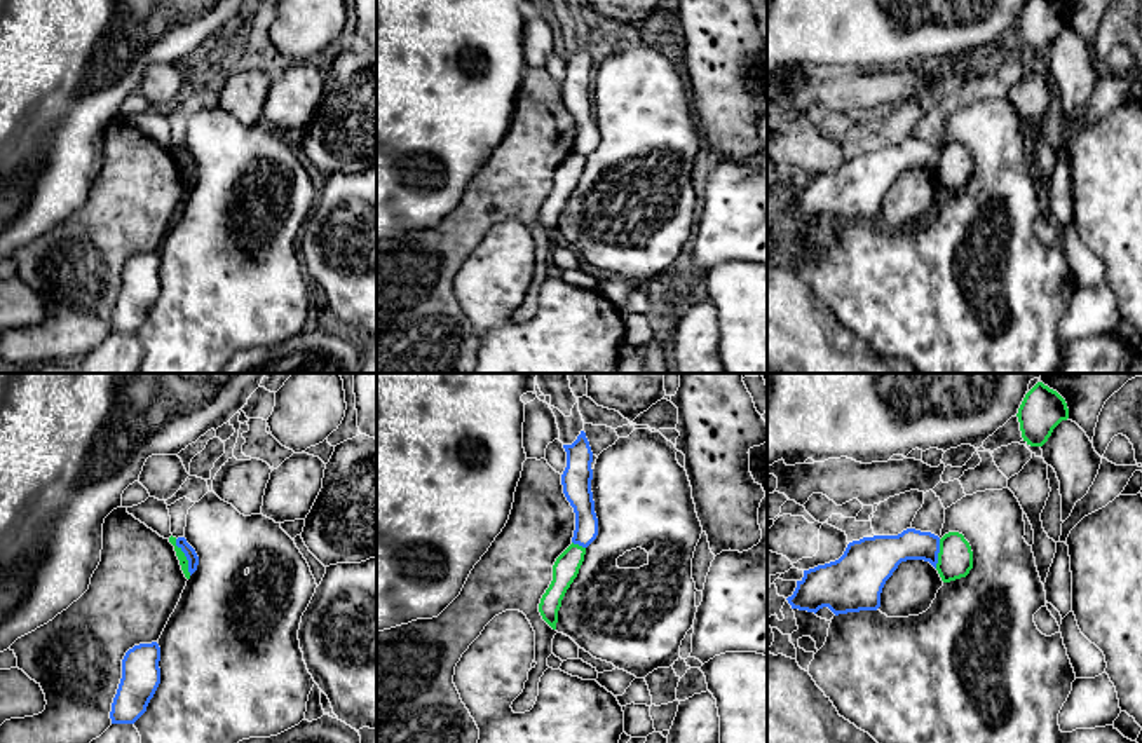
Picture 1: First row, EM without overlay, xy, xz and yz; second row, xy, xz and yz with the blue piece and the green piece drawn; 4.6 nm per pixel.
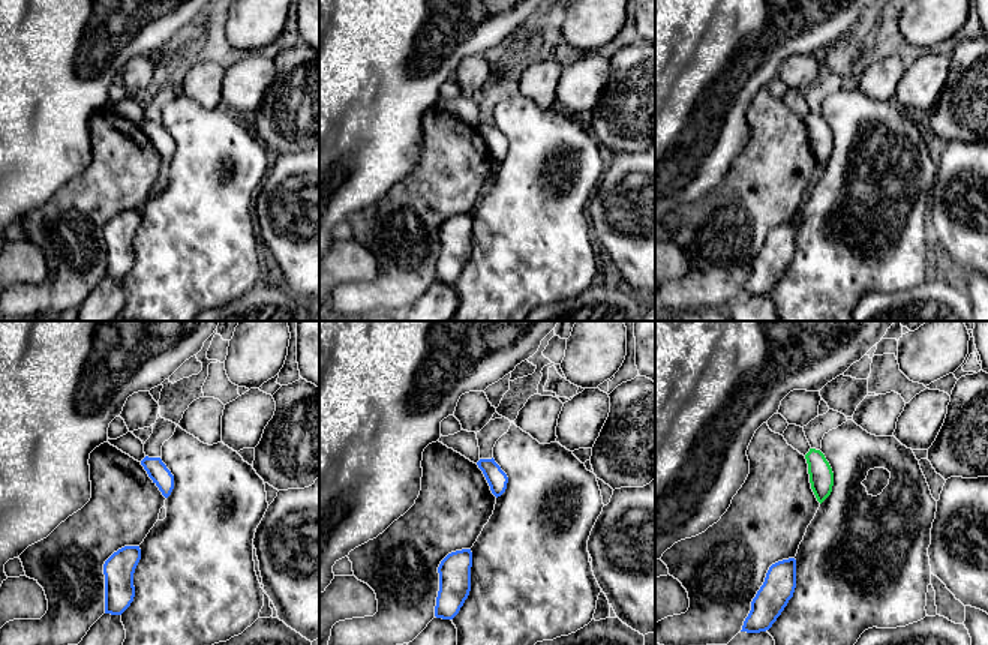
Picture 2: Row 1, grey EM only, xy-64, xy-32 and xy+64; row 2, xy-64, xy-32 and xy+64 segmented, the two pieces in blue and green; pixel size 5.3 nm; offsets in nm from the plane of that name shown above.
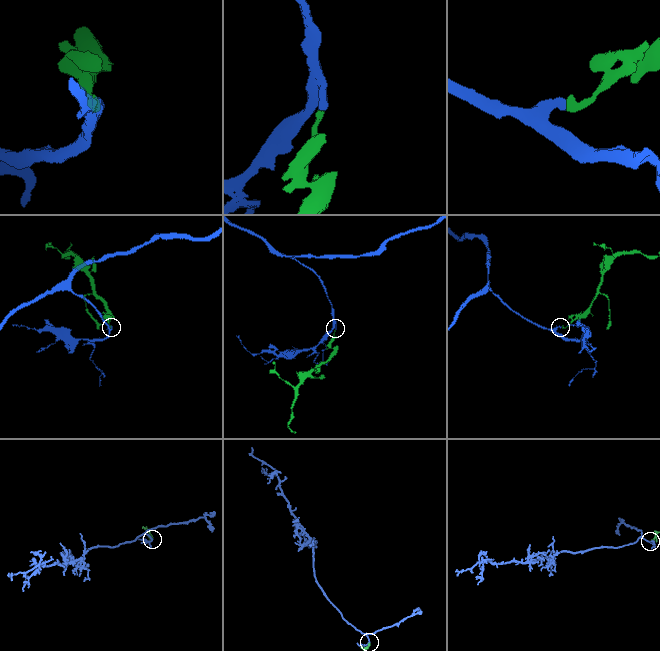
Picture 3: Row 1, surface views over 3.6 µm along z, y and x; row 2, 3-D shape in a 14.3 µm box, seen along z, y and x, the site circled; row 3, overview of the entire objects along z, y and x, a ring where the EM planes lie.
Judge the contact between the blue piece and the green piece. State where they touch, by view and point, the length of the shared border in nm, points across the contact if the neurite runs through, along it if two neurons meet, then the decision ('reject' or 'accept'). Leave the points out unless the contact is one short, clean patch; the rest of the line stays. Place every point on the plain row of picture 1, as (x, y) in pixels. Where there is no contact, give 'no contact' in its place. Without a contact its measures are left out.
xy (185, 164) | 180 nm | along xy (175, 149), (190, 184) | reject

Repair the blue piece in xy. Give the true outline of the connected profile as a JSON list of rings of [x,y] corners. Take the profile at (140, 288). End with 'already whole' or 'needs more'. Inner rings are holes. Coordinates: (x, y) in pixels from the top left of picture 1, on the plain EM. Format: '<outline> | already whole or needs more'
[[[157,251],[129,258],[122,269],[122,288],[112,312],[112,333],[134,333],[160,293],[160,256]]] | already whole

